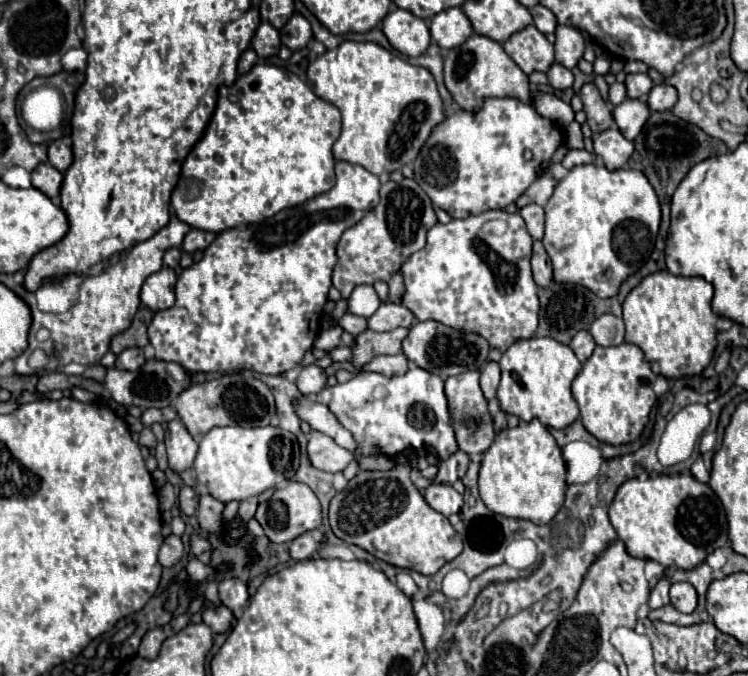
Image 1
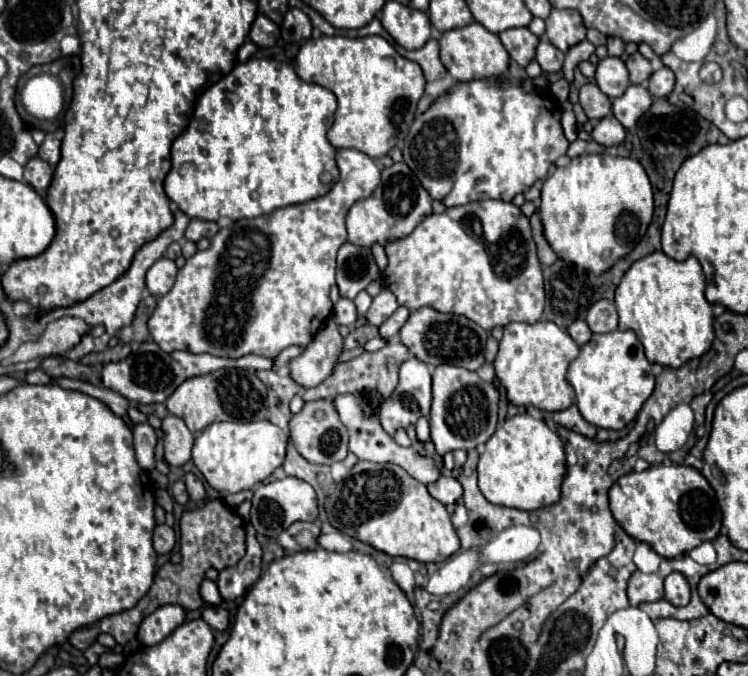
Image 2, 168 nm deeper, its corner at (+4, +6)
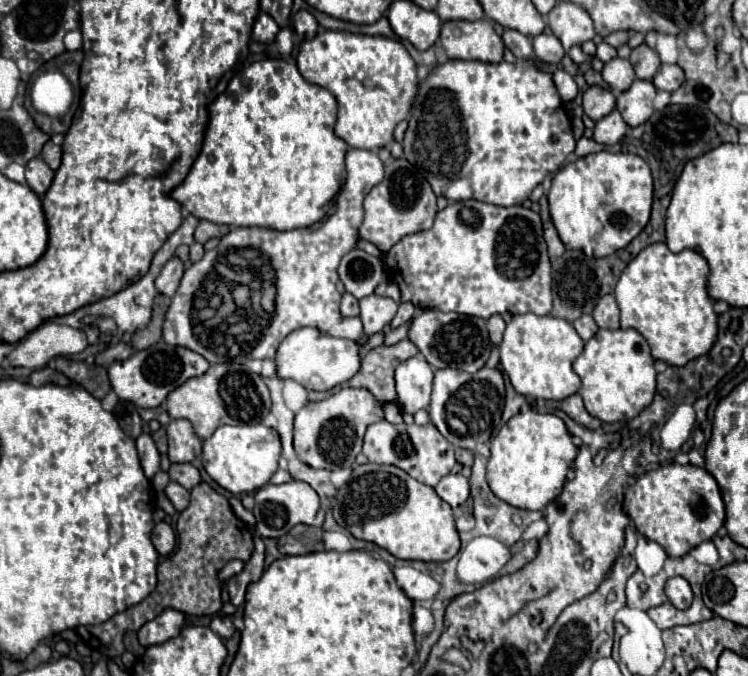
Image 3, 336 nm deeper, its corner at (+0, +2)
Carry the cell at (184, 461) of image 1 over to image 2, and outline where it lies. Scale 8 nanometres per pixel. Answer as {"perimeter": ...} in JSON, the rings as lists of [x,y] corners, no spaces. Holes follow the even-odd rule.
{"perimeter":[[[169,414],[163,418],[161,430],[163,430],[163,442],[165,442],[165,460],[171,466],[183,466],[187,460],[191,460],[193,434],[185,426],[185,422]]]}

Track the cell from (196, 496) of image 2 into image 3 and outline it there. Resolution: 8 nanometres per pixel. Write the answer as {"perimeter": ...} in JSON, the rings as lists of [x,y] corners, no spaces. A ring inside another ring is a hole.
{"perimeter":[[[171,464],[169,476],[171,476],[171,480],[179,482],[187,490],[193,490],[197,484],[201,484],[199,470],[193,464]]]}

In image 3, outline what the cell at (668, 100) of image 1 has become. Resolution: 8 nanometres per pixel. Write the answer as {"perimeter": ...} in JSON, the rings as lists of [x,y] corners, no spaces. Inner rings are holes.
{"perimeter":[[[663,64],[659,68],[659,72],[655,74],[655,78],[653,78],[653,84],[655,84],[657,90],[675,92],[683,84],[683,80],[685,80],[685,76],[683,76],[683,70],[679,66],[675,66],[675,64],[671,64],[671,66]]]}

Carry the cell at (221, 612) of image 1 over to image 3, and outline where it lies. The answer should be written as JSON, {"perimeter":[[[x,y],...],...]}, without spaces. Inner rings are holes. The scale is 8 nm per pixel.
{"perimeter":[[[217,614],[217,616],[213,616],[213,620],[211,620],[209,626],[211,626],[211,630],[213,630],[215,634],[219,634],[221,638],[231,638],[233,632],[235,632],[235,626],[233,626],[231,618],[225,616],[225,614]]]}

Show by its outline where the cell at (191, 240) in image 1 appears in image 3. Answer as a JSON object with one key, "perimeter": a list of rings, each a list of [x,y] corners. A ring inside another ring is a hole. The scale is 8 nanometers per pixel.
{"perimeter":[[[201,220],[197,230],[195,230],[195,240],[199,244],[205,244],[209,238],[221,238],[227,234],[227,226],[219,226],[219,224],[213,224],[213,222],[207,222],[207,220]]]}

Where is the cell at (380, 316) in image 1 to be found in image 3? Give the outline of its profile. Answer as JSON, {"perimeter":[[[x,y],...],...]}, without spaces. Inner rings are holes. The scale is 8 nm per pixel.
{"perimeter":[[[367,296],[359,300],[361,306],[361,322],[363,322],[363,334],[365,336],[373,336],[377,332],[381,332],[395,316],[399,304],[391,298],[381,298],[381,296]]]}

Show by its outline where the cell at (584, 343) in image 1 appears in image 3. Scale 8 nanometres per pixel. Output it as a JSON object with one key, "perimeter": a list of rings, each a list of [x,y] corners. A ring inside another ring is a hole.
{"perimeter":[[[583,314],[579,320],[575,320],[573,328],[577,330],[577,334],[581,336],[583,342],[587,342],[589,338],[593,338],[593,334],[599,330],[597,324],[595,324],[595,320],[591,316],[587,316],[587,314]]]}

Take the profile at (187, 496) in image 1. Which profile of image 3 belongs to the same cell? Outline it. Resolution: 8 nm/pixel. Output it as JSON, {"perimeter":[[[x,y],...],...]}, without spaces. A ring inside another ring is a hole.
{"perimeter":[[[169,482],[167,488],[165,488],[165,494],[167,494],[167,498],[173,502],[173,506],[175,506],[179,512],[187,508],[187,504],[189,504],[189,490],[185,490],[181,484]]]}

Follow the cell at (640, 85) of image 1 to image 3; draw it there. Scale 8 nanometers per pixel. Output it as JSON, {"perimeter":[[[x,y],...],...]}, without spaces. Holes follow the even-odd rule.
{"perimeter":[[[641,44],[639,48],[631,50],[631,56],[629,56],[629,62],[633,64],[635,68],[635,76],[639,80],[653,80],[653,76],[657,74],[661,62],[659,62],[659,56],[645,44]]]}

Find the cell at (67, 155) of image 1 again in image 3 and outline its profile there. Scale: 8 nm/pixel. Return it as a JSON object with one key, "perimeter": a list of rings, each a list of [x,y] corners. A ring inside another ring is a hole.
{"perimeter":[[[49,140],[49,142],[43,146],[41,158],[47,162],[47,166],[49,166],[51,170],[57,170],[59,164],[61,164],[61,146]]]}

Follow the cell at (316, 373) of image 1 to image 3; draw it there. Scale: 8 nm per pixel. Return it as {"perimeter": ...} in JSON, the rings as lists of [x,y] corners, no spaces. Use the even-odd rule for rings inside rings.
{"perimeter":[[[299,328],[291,332],[277,350],[277,374],[305,386],[307,390],[331,390],[337,384],[347,382],[359,370],[359,346],[353,340],[341,340],[321,336],[315,328]]]}

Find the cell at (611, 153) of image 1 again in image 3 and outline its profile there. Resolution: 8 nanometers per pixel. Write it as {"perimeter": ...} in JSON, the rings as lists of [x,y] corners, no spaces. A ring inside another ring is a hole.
{"perimeter":[[[613,110],[611,114],[607,114],[605,118],[601,118],[595,124],[593,140],[599,144],[617,144],[617,142],[621,142],[625,132],[627,132],[627,124],[623,122],[621,114],[617,110]]]}

